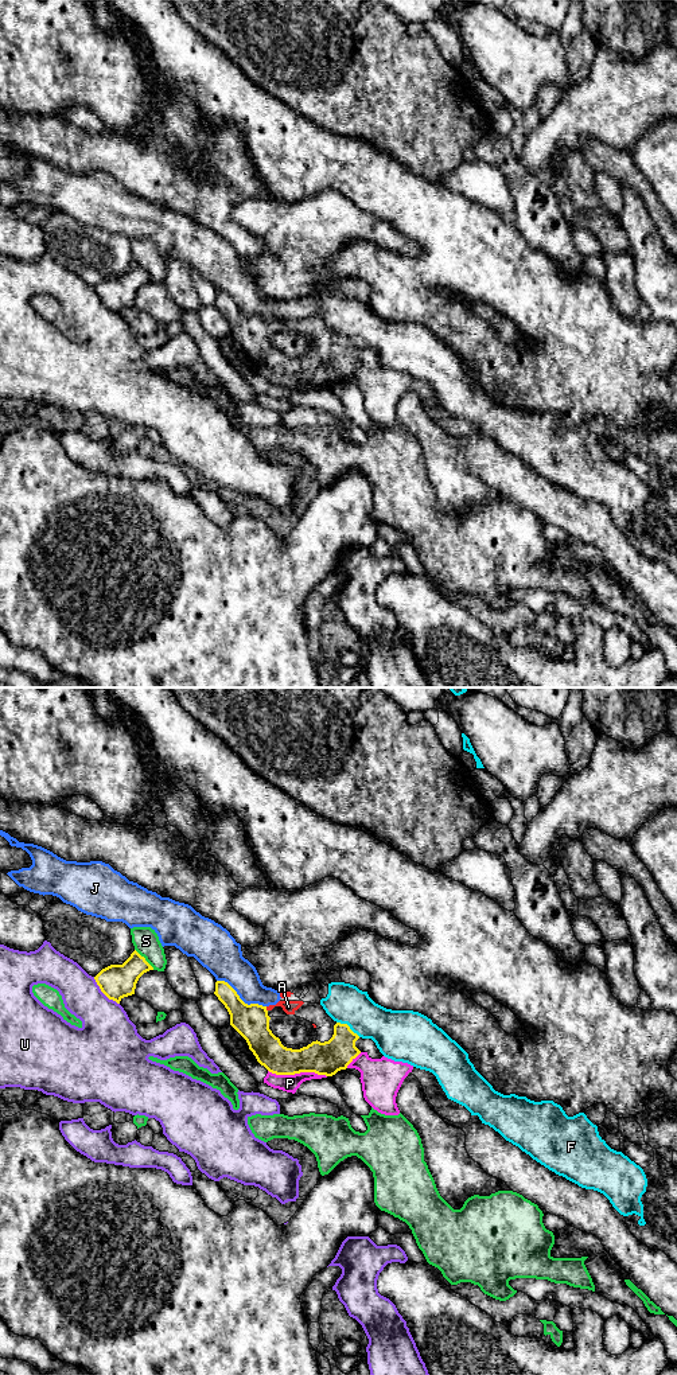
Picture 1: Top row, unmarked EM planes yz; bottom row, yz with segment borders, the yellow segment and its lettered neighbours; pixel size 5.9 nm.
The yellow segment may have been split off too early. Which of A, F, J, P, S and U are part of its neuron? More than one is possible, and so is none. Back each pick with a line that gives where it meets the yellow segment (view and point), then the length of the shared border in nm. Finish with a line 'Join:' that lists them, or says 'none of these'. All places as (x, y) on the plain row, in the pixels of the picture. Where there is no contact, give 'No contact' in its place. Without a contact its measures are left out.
Join: none of these

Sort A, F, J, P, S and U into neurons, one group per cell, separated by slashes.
A F J / P / S / U

